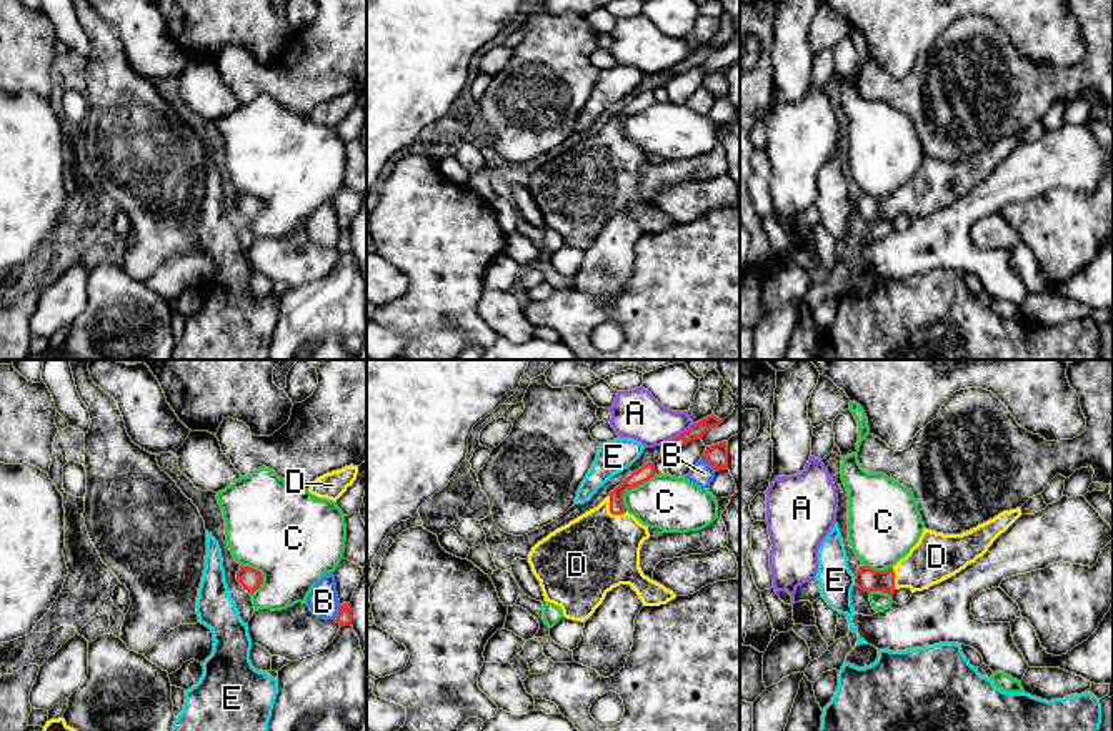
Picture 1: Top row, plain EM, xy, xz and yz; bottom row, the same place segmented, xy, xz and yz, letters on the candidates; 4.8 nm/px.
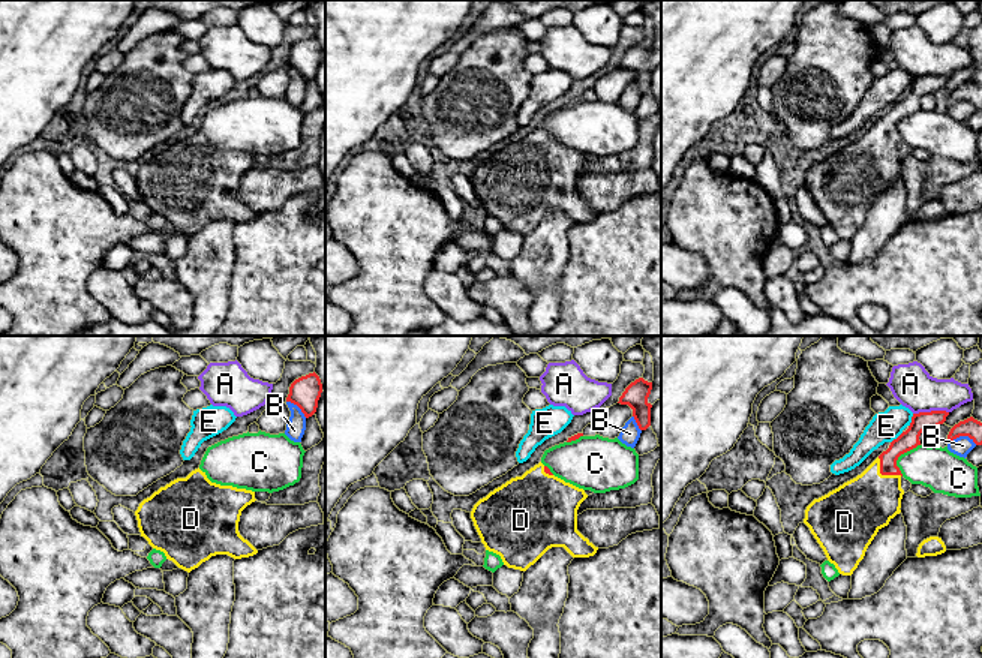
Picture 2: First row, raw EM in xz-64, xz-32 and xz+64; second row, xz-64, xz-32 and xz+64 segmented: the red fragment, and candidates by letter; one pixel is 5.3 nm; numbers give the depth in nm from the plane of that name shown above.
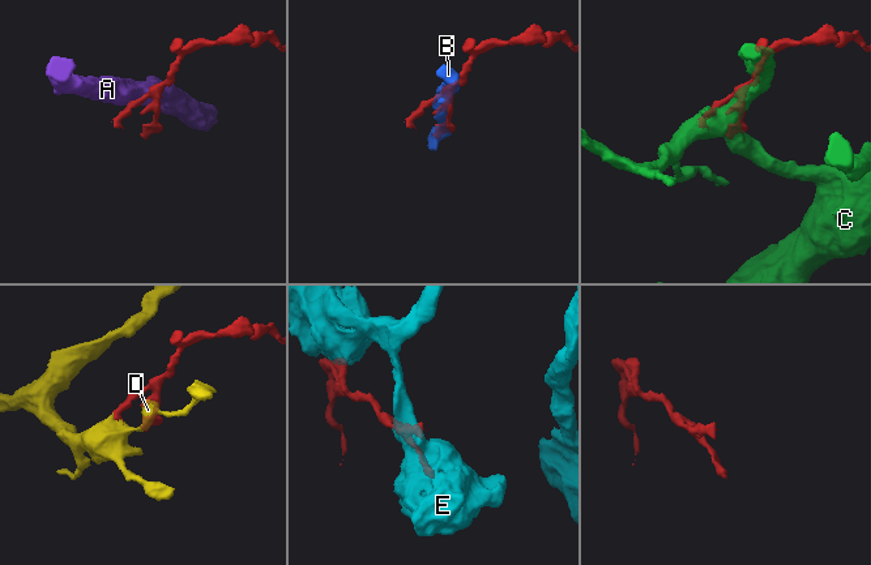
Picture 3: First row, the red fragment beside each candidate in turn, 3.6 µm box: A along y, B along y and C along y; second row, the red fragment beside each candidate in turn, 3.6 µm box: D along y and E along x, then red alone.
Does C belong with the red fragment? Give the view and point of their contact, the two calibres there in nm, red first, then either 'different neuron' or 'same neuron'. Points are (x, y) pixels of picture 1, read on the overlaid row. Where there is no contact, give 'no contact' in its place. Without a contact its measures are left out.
contact xz (630, 488); calibres 70 and 280 nm; different neuron

